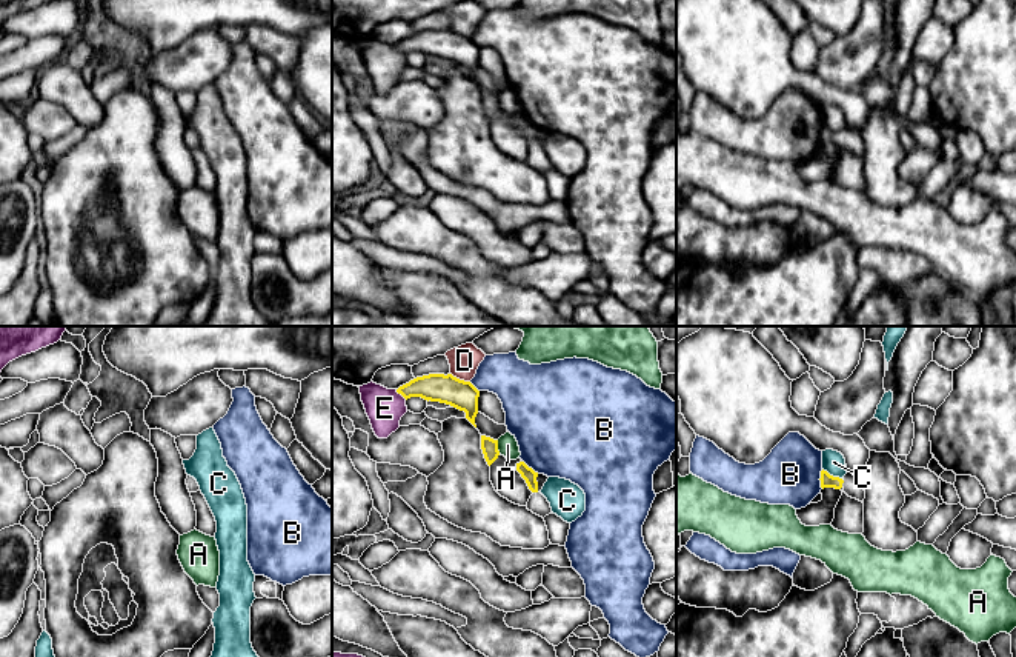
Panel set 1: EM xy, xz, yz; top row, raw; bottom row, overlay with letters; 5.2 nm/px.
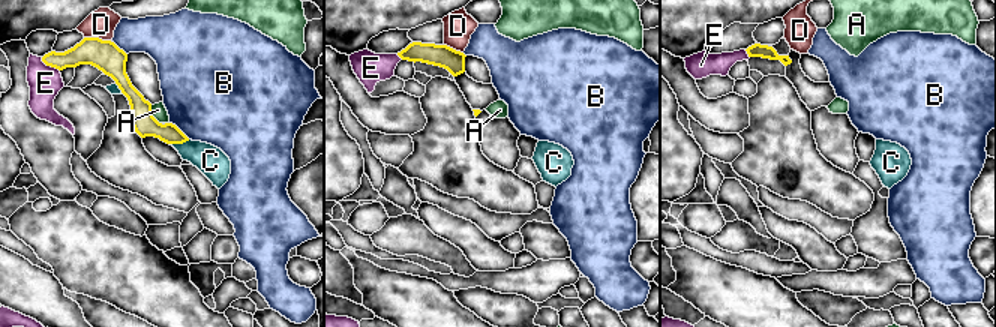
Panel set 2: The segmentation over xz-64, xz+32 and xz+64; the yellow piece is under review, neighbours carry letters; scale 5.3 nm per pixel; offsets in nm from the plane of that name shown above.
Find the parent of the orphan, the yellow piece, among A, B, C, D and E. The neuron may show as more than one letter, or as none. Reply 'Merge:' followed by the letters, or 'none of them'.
Merge: none of them

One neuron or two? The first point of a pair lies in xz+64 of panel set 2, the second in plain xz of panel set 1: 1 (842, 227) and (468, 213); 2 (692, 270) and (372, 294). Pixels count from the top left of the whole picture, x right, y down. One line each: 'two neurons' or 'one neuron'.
1: two neurons
2: two neurons

